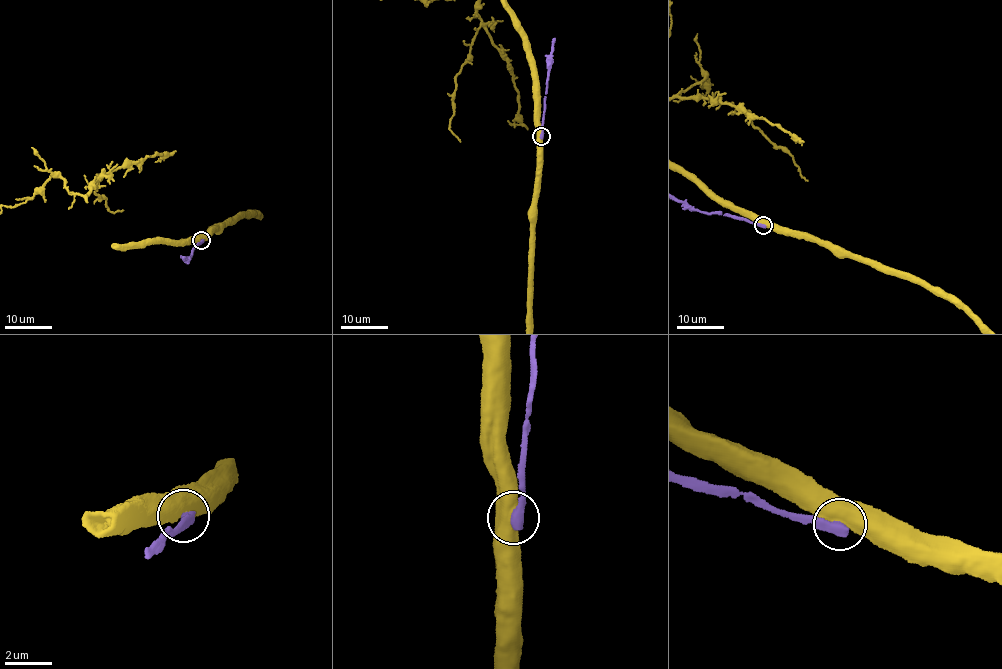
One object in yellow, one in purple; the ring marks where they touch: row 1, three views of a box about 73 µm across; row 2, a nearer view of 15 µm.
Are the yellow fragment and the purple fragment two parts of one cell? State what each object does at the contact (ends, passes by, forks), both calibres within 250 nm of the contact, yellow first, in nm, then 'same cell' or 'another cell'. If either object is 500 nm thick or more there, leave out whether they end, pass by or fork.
550/500 nm | another cell

